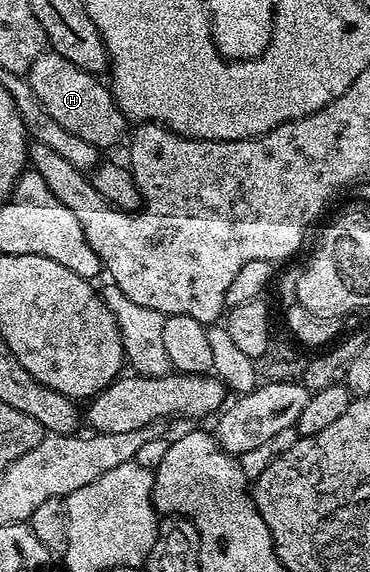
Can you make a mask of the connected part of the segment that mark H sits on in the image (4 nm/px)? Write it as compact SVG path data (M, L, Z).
M44 51L33 59L29 71L25 74L29 87L33 87L33 95L37 95L37 103L65 131L85 139L85 143L93 143L100 151L107 151L110 145L115 145L123 137L123 128L129 125L118 103L111 95L106 84L99 82L94 73L86 73L81 67L69 63L61 55Z

